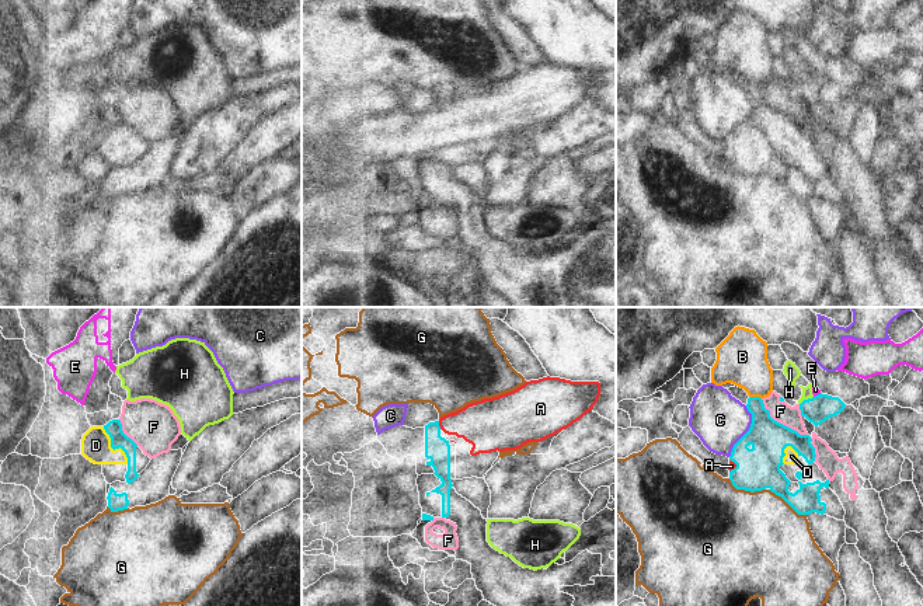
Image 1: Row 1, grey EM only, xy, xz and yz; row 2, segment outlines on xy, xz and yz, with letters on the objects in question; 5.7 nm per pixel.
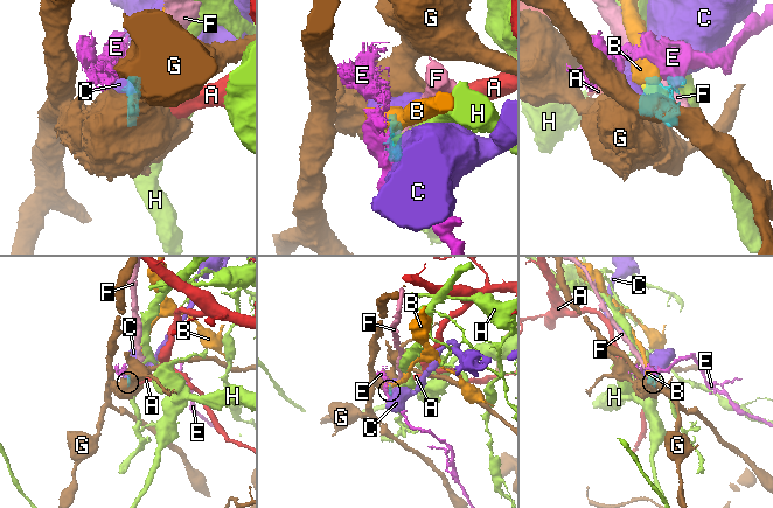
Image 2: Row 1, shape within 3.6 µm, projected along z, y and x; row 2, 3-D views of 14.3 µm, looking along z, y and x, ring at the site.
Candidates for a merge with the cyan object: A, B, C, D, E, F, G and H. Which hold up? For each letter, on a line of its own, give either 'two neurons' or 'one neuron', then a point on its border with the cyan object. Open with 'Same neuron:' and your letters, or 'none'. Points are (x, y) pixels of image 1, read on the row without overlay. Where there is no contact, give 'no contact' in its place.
Same neuron: A
A: one neuron | xz (438, 111)
B: two neurons | yz (755, 83)
C: two neurons | yz (748, 117)
D: two neurons | xy (114, 135)
E: two neurons | yz (818, 80)
F: two neurons | yz (779, 108)
G: two neurons | yz (746, 176)
H: two neurons | yz (805, 86)

